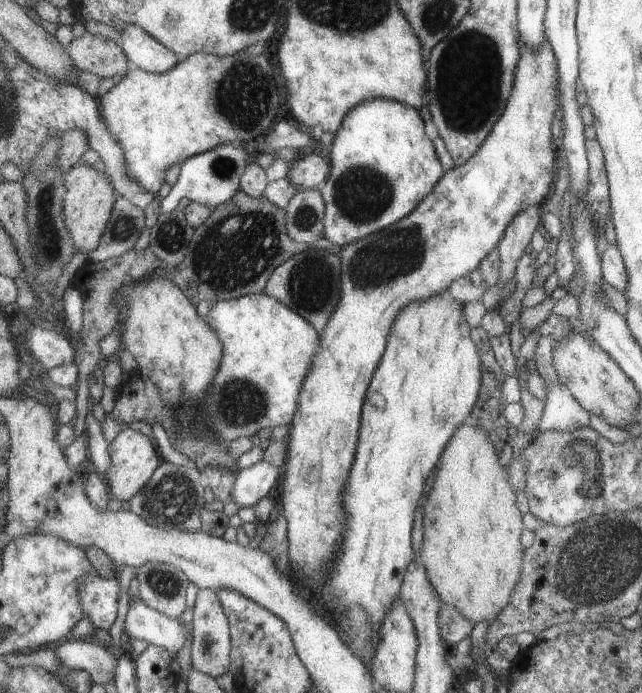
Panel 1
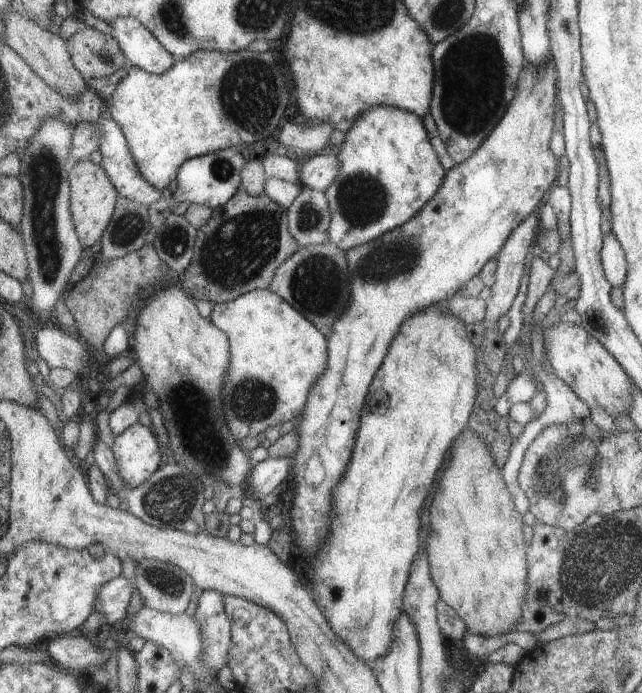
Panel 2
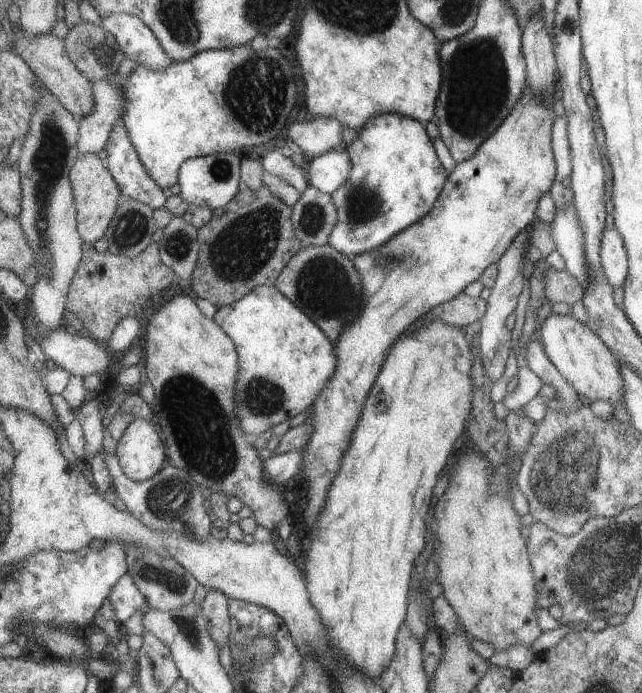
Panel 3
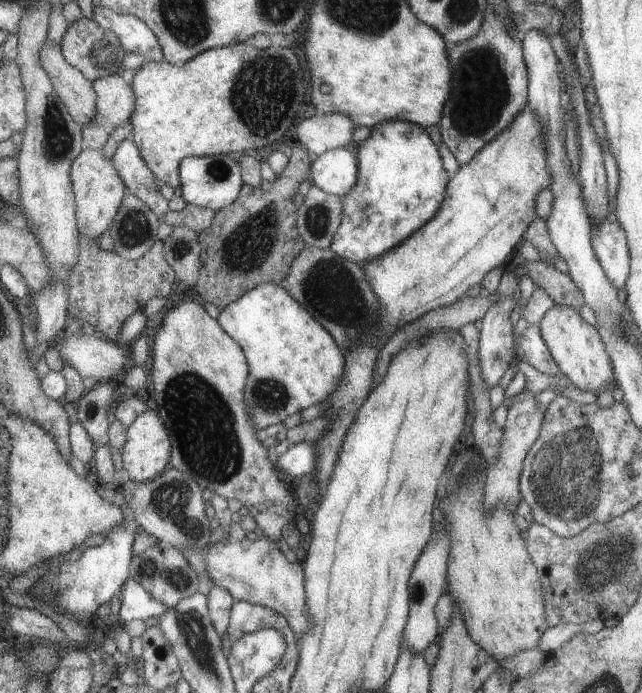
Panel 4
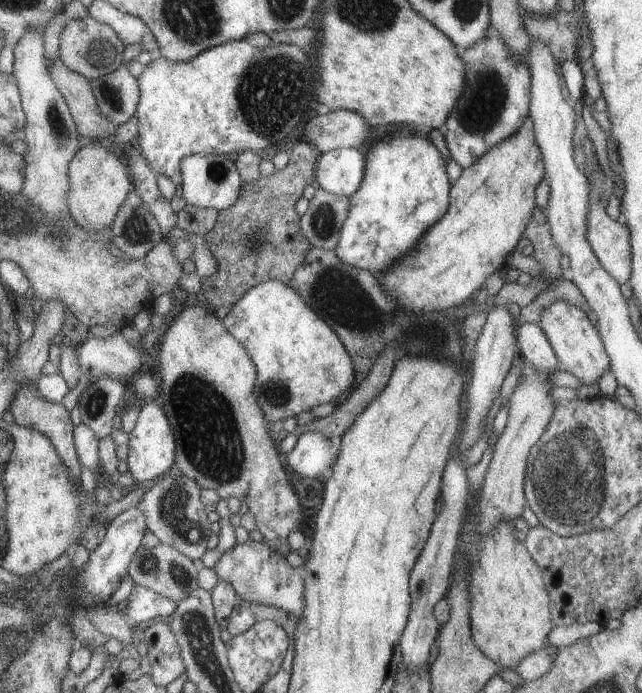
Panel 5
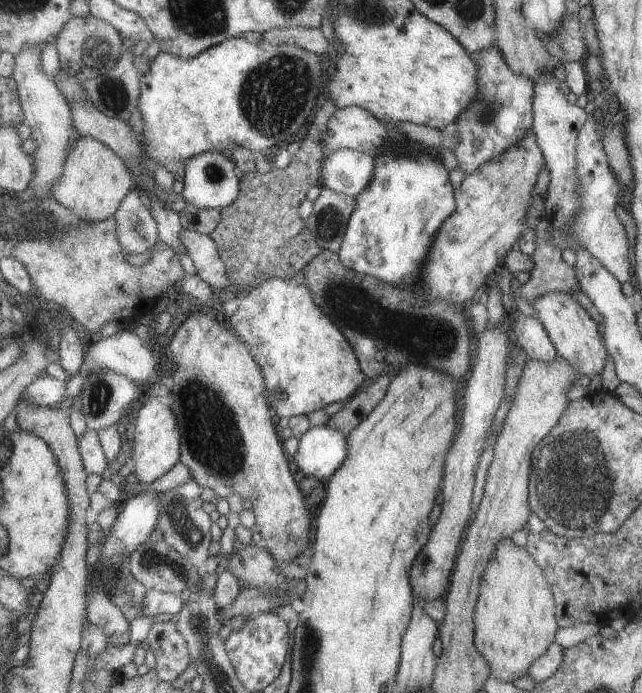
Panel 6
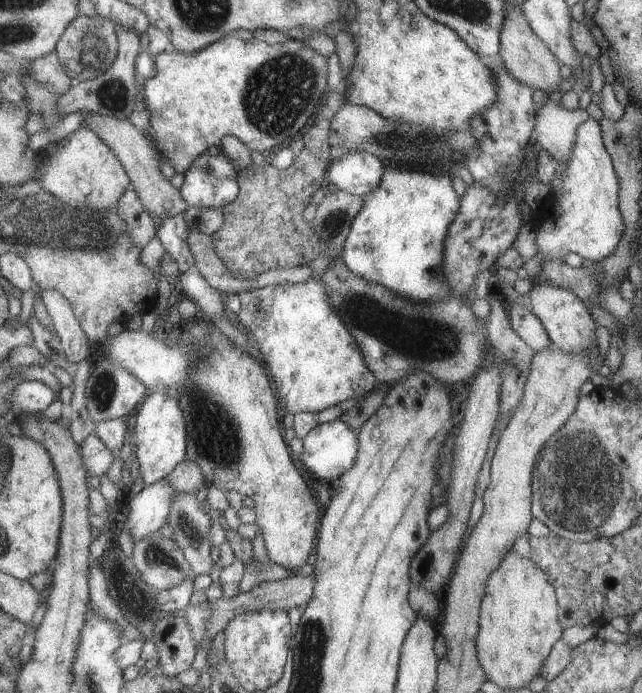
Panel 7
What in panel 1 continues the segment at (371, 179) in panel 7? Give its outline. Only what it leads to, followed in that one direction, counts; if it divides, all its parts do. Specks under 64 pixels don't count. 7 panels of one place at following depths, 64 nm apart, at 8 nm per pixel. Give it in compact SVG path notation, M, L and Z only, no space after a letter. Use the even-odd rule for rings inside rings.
M308 153L289 163L286 178L297 189L317 189L325 182L329 171L325 158Z

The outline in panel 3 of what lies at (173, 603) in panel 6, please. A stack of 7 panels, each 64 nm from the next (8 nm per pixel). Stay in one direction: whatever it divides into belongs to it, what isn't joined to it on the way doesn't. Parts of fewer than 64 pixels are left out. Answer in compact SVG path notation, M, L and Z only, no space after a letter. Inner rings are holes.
M127 573L115 581L115 584L109 589L106 598L109 600L111 610L113 610L115 615L115 623L120 626L135 610L138 609L144 612L151 609Z

